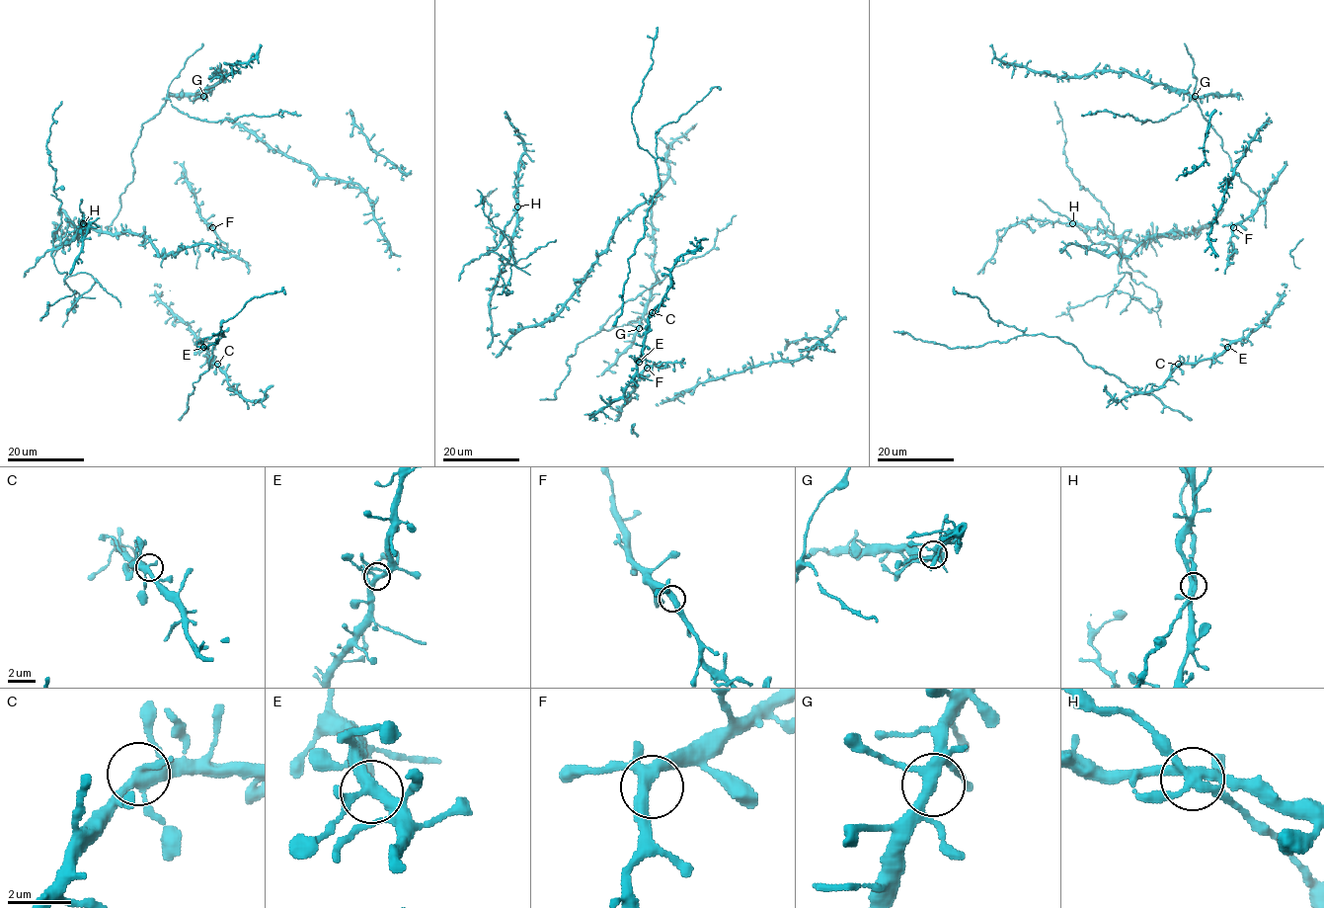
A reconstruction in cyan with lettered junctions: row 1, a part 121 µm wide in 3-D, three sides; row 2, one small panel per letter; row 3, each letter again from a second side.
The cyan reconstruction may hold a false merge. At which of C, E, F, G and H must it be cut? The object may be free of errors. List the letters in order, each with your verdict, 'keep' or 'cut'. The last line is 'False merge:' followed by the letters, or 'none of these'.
C: keep
E: keep
F: keep
G: keep
H: cut
False merge: H

